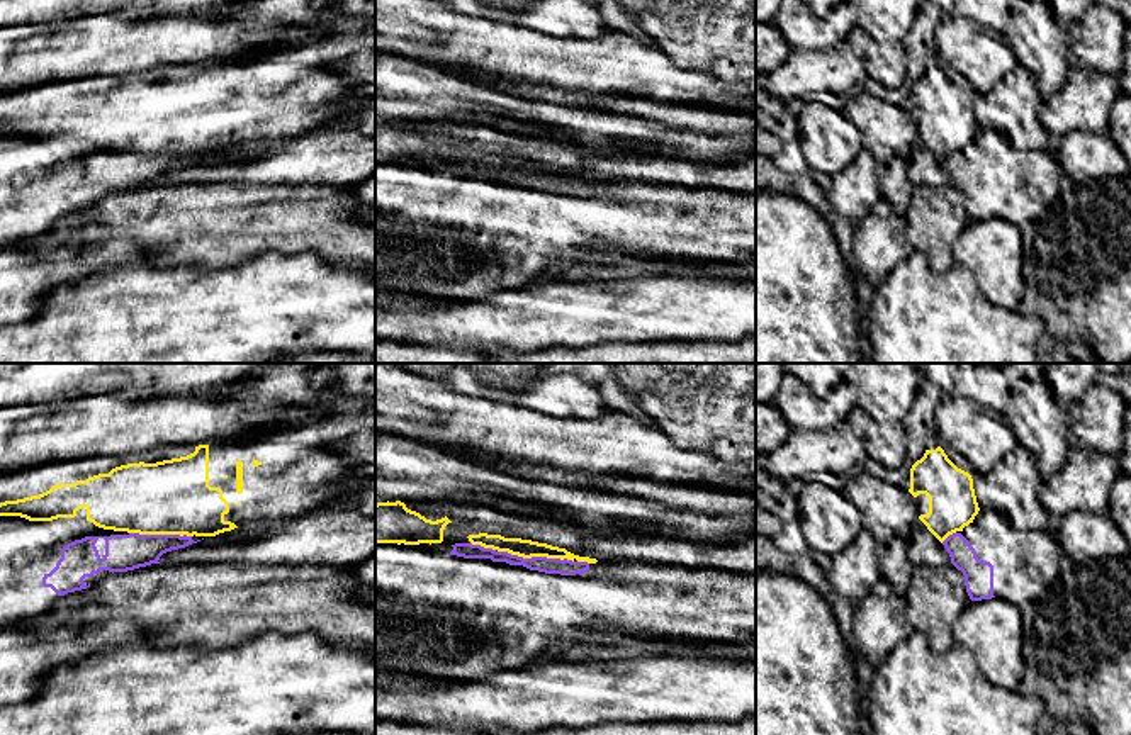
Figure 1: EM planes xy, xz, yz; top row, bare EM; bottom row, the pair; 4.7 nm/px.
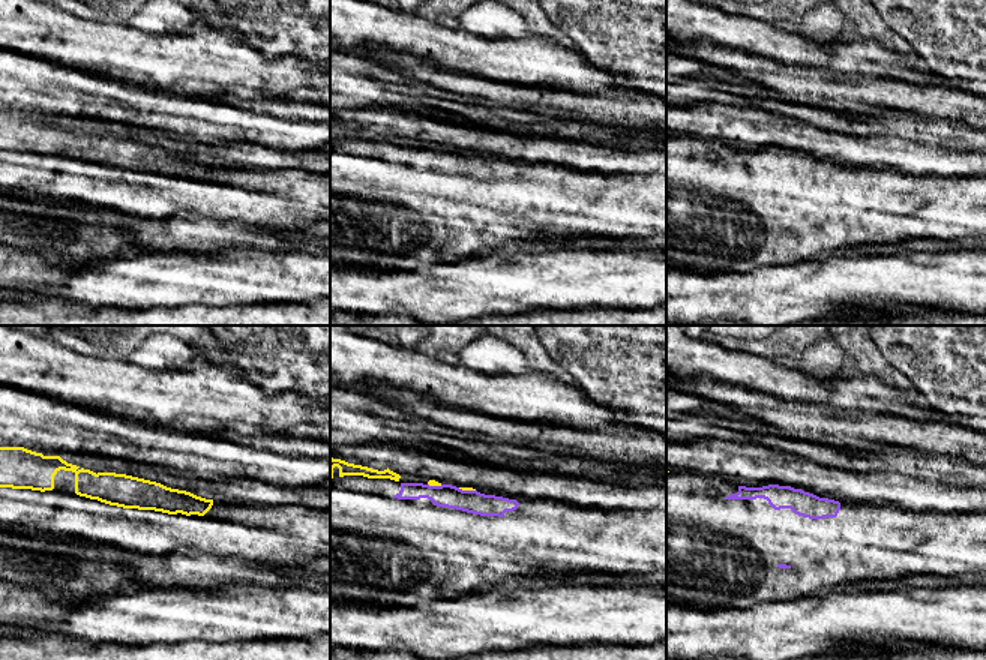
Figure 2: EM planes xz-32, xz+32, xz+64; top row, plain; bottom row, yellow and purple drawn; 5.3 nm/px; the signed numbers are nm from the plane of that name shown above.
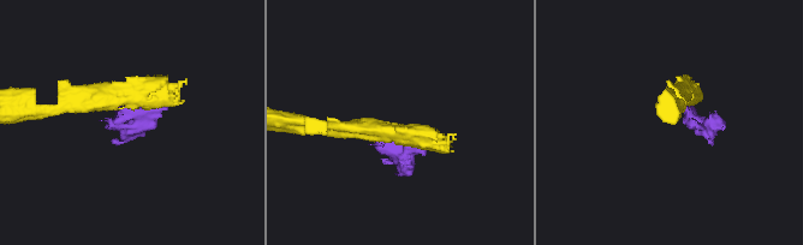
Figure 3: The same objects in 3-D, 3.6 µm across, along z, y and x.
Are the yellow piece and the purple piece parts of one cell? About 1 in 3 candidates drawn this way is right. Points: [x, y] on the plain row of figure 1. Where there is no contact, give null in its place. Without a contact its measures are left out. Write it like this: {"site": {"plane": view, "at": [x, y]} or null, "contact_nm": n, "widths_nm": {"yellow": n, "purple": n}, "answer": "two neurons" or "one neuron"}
{"site": {"plane": "xz", "at": [535, 175]}, "contact_nm": 360, "widths_nm": {"yellow": 90, "purple": 80}, "answer": "two neurons"}

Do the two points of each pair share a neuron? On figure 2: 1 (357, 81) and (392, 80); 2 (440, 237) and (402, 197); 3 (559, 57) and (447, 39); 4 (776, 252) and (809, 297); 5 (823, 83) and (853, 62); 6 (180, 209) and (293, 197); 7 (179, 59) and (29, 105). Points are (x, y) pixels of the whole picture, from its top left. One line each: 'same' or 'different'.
1: same
2: same
3: same
4: different
5: different
6: same
7: different

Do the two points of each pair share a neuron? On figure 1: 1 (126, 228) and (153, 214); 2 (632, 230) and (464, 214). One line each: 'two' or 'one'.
1: one
2: one

